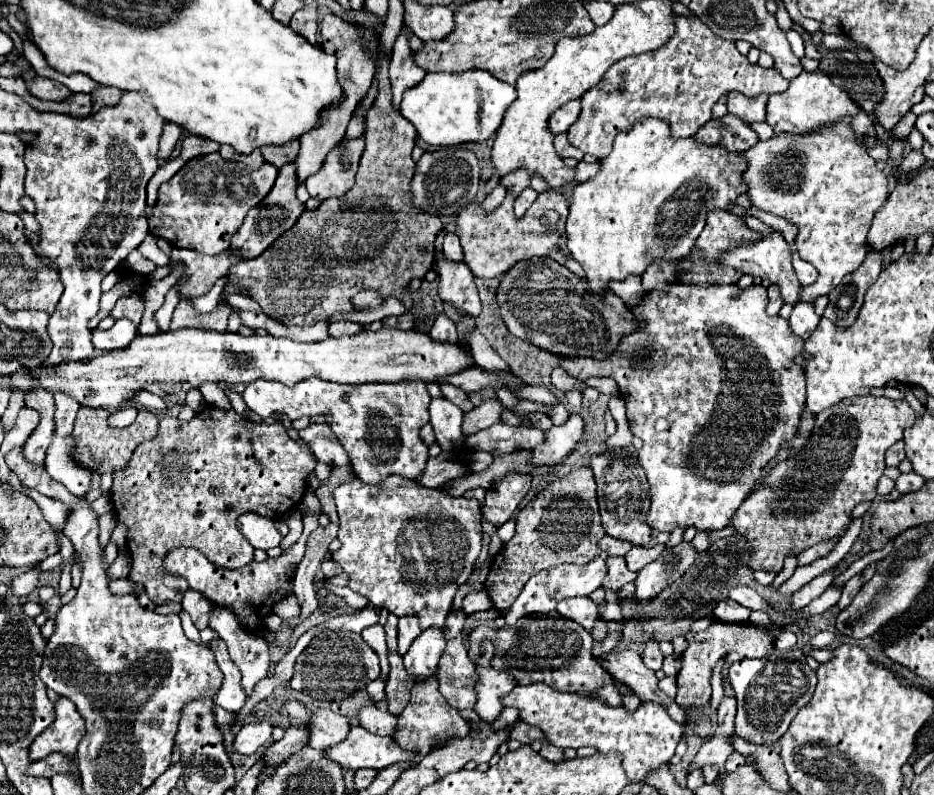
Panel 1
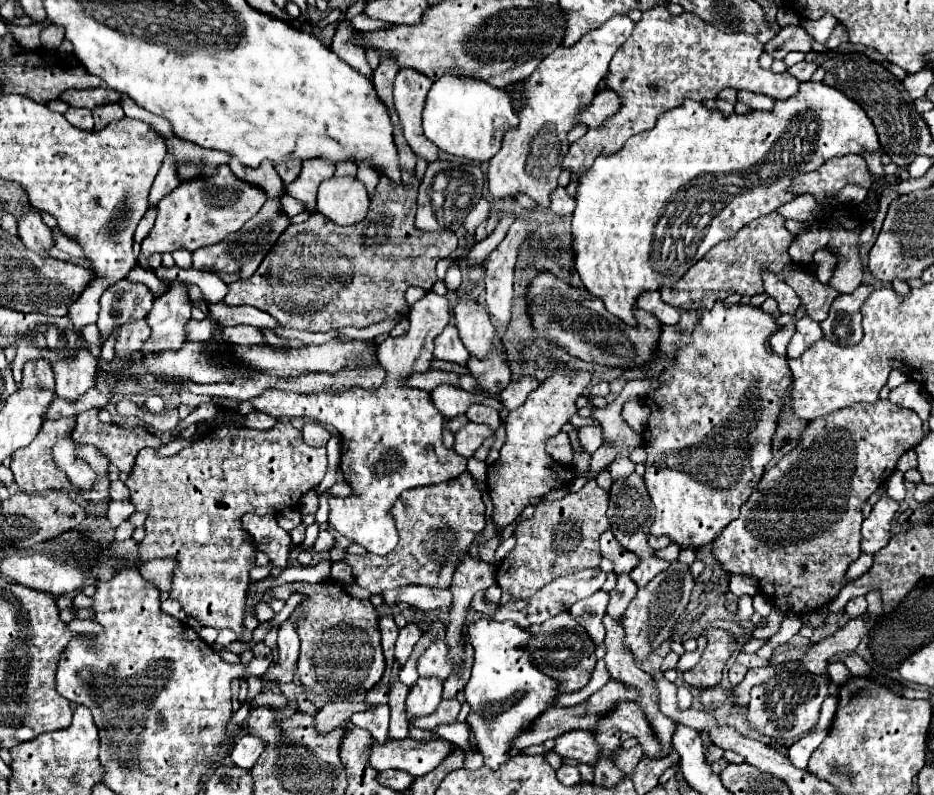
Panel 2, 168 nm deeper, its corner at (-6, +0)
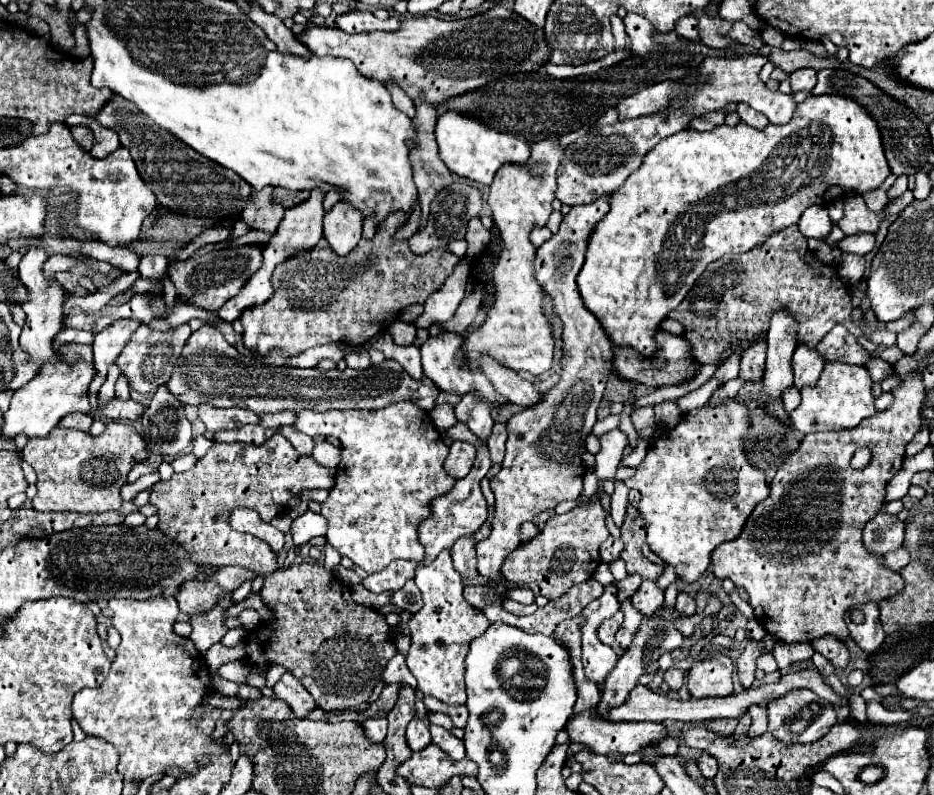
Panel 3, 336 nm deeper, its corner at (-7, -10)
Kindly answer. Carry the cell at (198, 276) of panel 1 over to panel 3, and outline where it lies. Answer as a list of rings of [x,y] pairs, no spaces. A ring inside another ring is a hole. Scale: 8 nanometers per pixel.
[[[141,325],[129,339],[129,343],[125,345],[123,353],[117,357],[117,365],[121,369],[121,373],[127,375],[131,387],[137,391],[137,393],[153,393],[159,385],[163,385],[163,381],[167,381],[167,377],[171,377],[175,365],[177,365],[177,359],[179,359],[179,353],[187,341],[187,337],[191,335],[191,329],[189,325],[179,325],[177,329],[173,331],[155,331],[151,329],[149,325]]]

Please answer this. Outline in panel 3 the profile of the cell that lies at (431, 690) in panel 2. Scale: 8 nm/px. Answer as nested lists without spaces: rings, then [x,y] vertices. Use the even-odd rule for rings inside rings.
[[[429,715],[425,717],[413,717],[407,725],[407,743],[413,751],[421,751],[423,747],[427,747],[431,743],[431,735],[429,735]]]

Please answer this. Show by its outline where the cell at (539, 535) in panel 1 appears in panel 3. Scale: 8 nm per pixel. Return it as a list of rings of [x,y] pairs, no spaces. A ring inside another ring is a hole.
[[[591,501],[587,505],[579,505],[565,515],[551,517],[543,531],[527,543],[521,543],[515,551],[511,551],[501,567],[505,579],[521,589],[531,589],[535,595],[543,595],[547,599],[557,599],[567,593],[573,585],[587,581],[593,577],[599,559],[599,545],[609,537],[605,527],[605,511],[599,501]]]

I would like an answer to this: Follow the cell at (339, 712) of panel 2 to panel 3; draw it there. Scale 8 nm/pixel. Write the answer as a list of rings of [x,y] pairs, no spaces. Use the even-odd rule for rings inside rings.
[[[393,683],[393,685],[387,685],[381,693],[381,697],[377,699],[377,703],[369,703],[365,709],[357,709],[359,715],[363,717],[371,717],[371,719],[379,719],[379,717],[387,717],[387,713],[391,711],[391,707],[395,705],[395,699],[397,699],[397,693],[399,693],[399,683]]]

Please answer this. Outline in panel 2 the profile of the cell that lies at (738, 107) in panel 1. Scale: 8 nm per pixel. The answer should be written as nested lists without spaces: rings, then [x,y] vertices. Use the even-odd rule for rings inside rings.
[[[738,91],[738,101],[746,103],[750,109],[760,109],[760,111],[770,111],[774,107],[774,99],[748,91]]]

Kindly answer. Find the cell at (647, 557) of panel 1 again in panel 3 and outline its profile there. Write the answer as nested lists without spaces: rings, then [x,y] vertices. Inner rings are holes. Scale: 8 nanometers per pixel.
[[[643,581],[641,587],[637,589],[637,593],[631,597],[631,603],[643,615],[651,615],[657,607],[663,605],[663,595],[665,595],[665,591],[659,589],[659,585],[655,581]]]

